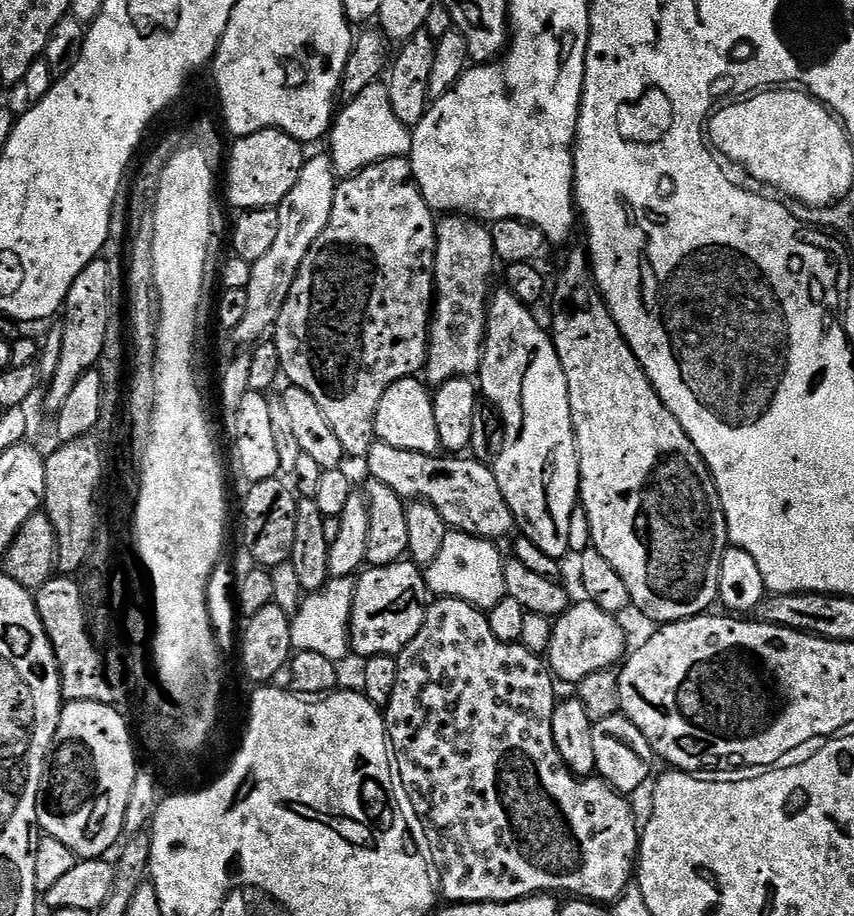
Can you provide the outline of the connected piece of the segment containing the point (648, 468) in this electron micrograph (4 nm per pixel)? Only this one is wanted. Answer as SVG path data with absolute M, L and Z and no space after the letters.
M583 251L572 252L560 277L556 280L556 317L550 324L550 335L552 345L556 347L558 358L562 362L562 370L568 379L568 393L570 394L570 410L572 411L572 425L576 431L576 453L580 459L580 498L579 503L588 513L590 522L590 534L592 535L591 547L606 558L622 574L622 580L626 582L626 588L630 590L632 599L631 607L637 608L648 620L653 620L656 626L665 624L676 624L680 620L689 620L692 616L707 613L708 608L718 600L718 574L722 570L722 554L730 547L728 538L728 523L722 510L720 495L716 489L716 483L712 477L712 471L706 466L704 459L698 454L694 442L682 430L678 418L670 414L670 410L662 402L660 395L654 390L650 378L642 370L634 350L626 342L624 335L618 330L614 318L610 314L608 305L605 304L600 289L596 287L596 278L592 275L592 266L589 257Z

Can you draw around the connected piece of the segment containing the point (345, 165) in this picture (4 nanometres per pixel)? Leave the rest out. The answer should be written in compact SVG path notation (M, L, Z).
M384 82L366 86L366 90L362 90L356 98L347 101L337 111L332 122L331 140L332 164L340 178L350 177L379 160L389 160L395 156L407 157L412 150L411 131L402 122L398 122L398 114L394 114L394 106L390 106L388 86Z

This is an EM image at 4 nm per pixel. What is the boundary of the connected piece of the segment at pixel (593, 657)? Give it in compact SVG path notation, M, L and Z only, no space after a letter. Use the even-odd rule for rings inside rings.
M587 598L581 604L573 603L567 612L555 617L552 637L546 653L546 663L557 681L565 680L579 686L590 674L615 669L629 651L628 636L613 613L594 606Z

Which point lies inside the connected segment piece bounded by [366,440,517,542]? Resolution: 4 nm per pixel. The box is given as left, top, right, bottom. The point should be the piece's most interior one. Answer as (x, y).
(465, 492)

